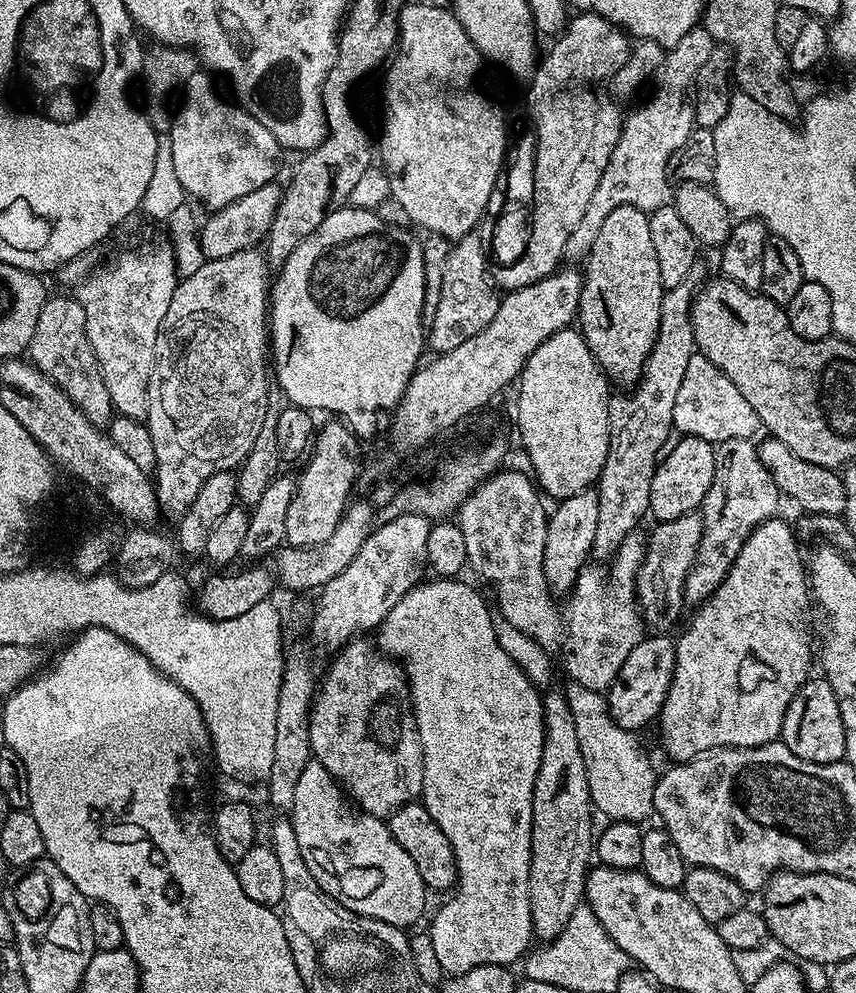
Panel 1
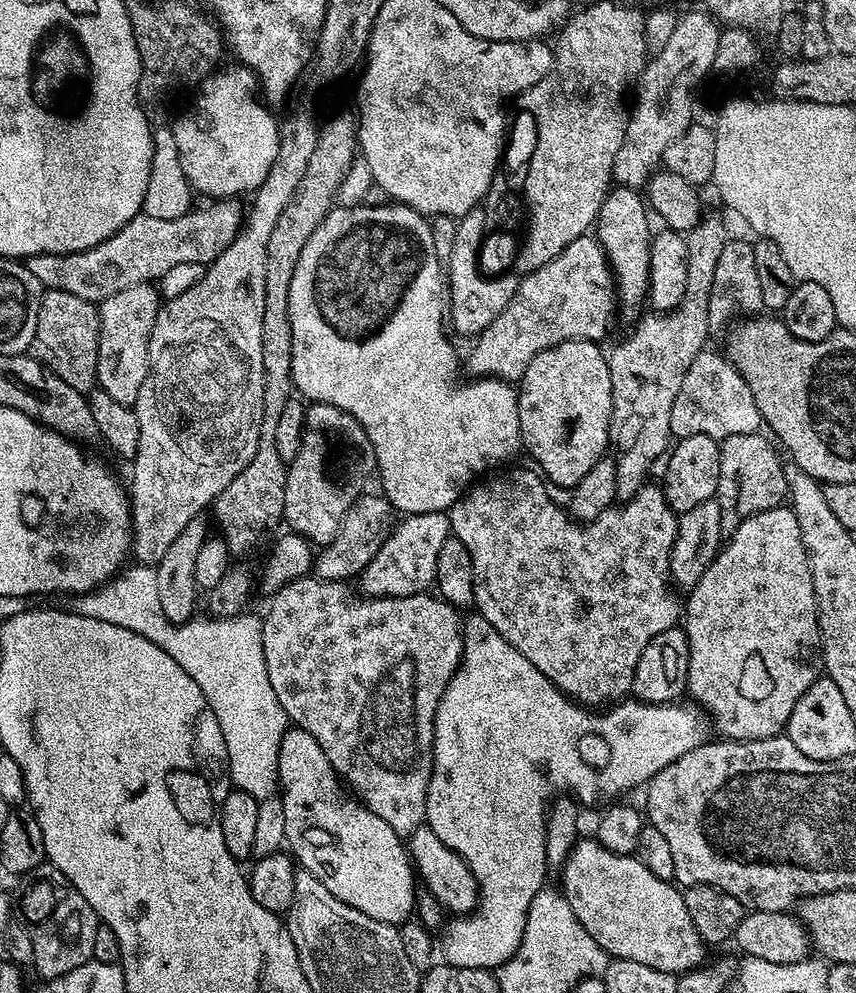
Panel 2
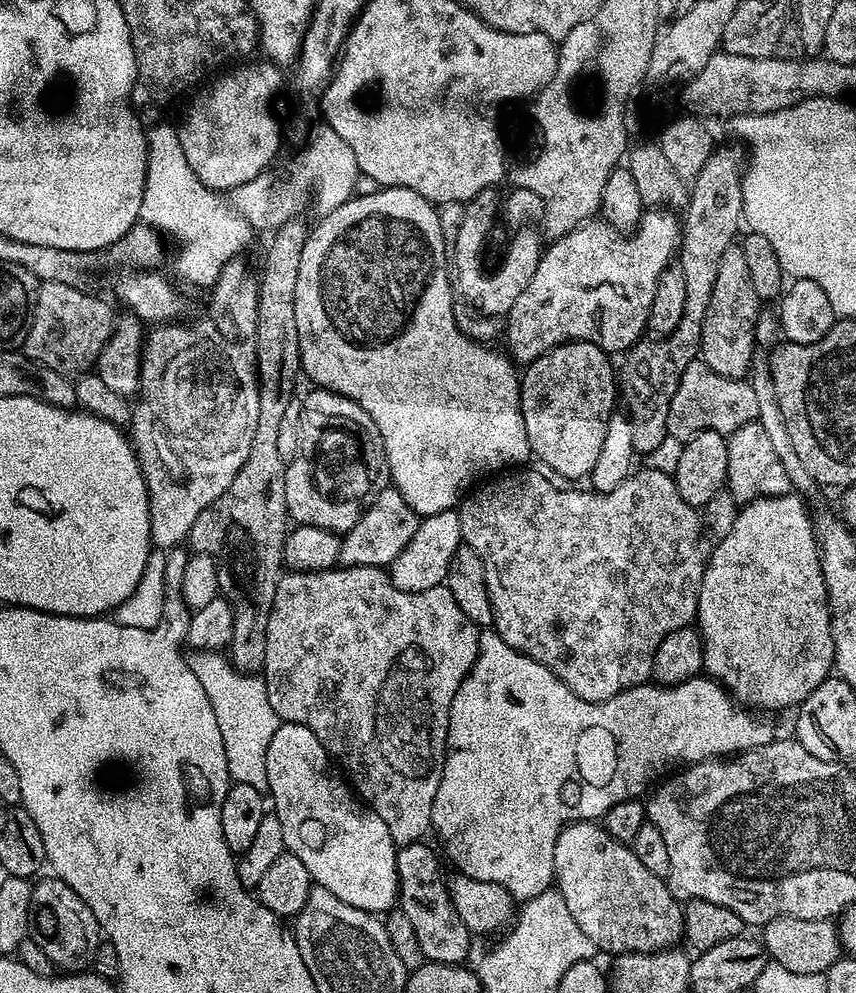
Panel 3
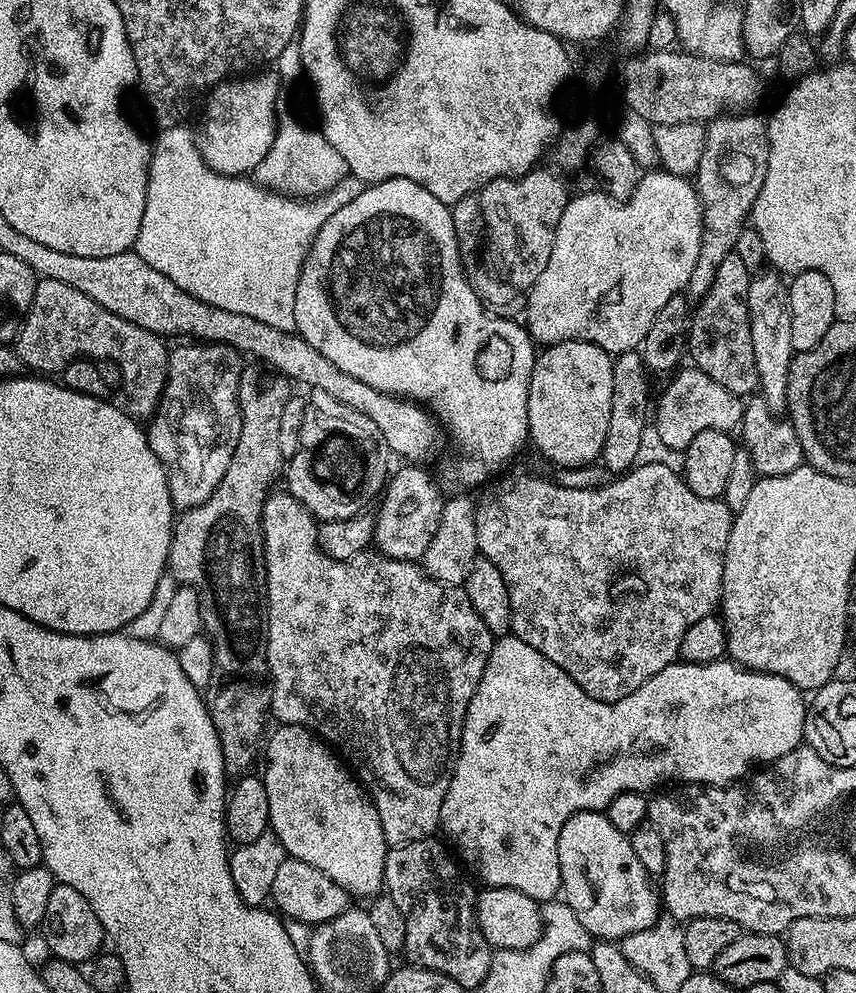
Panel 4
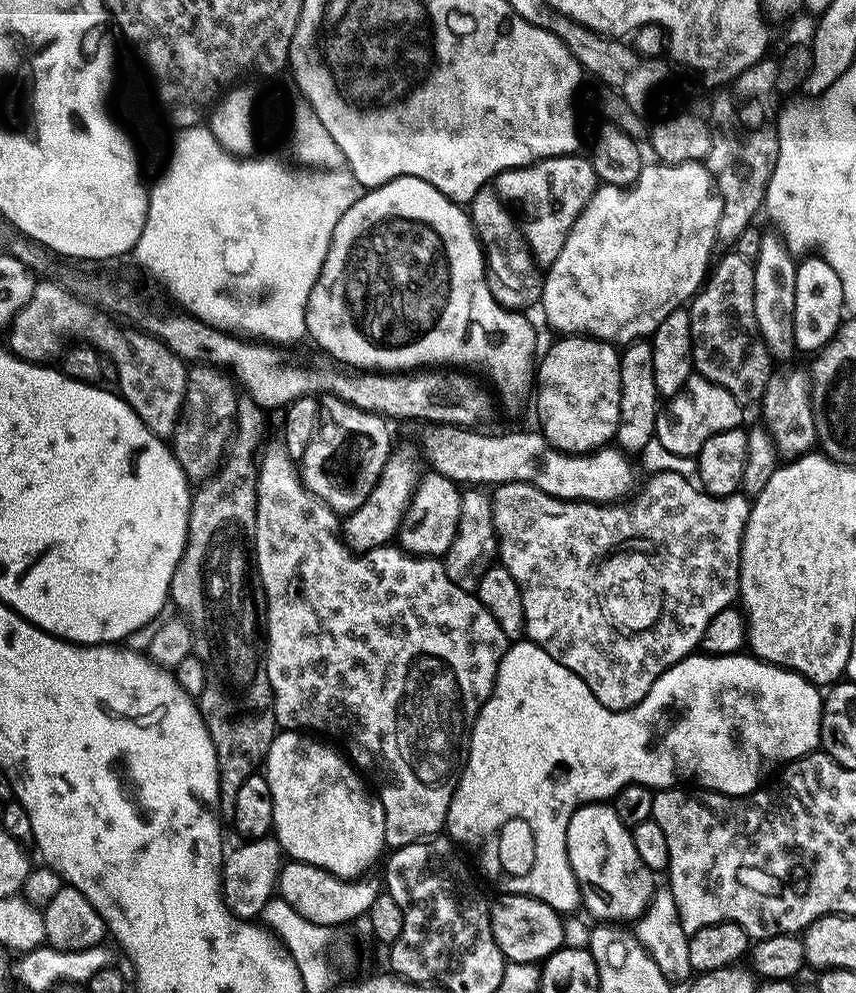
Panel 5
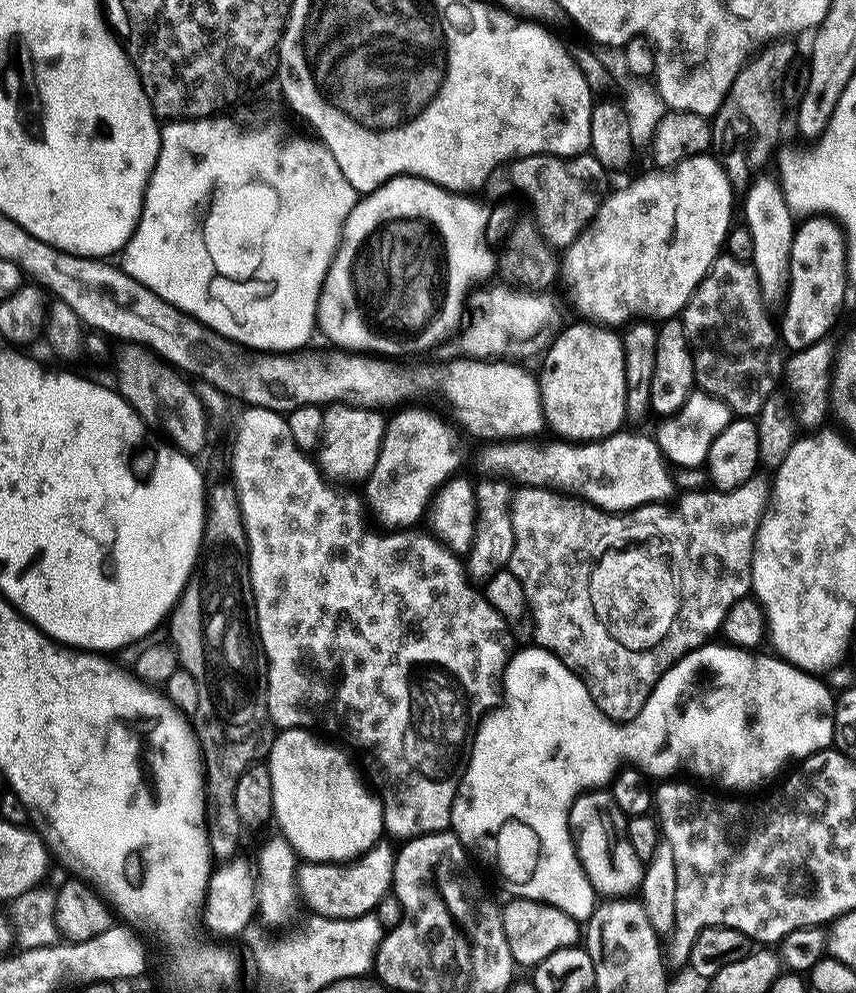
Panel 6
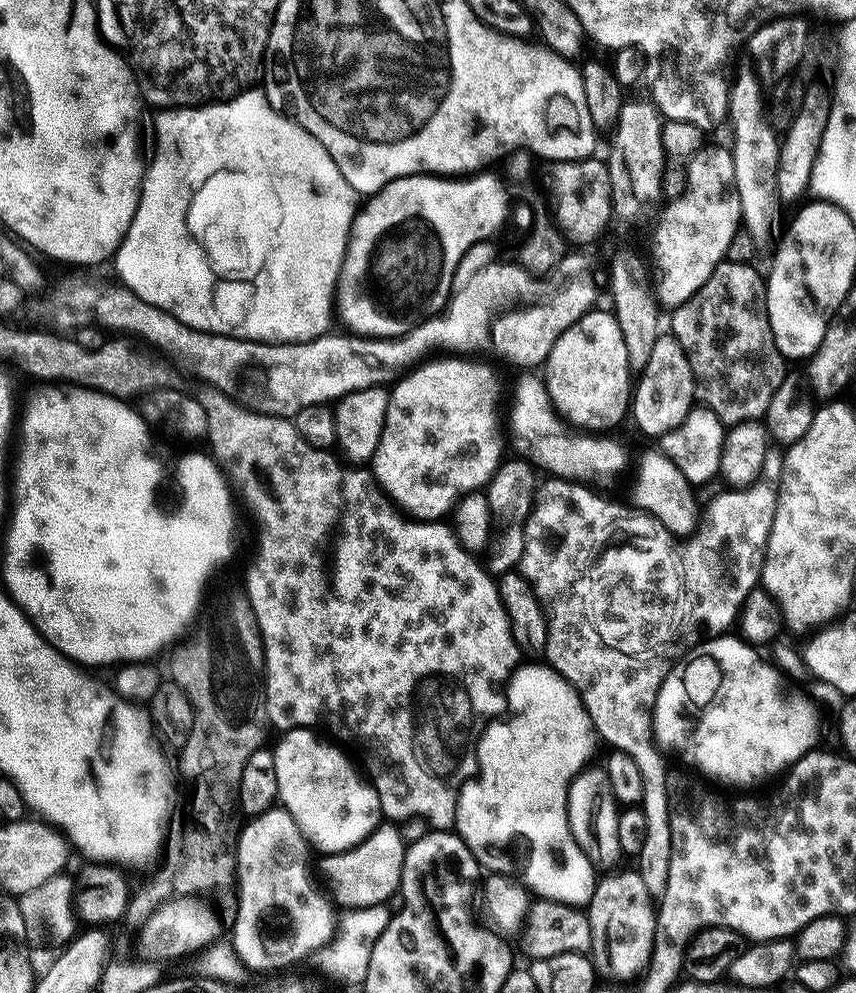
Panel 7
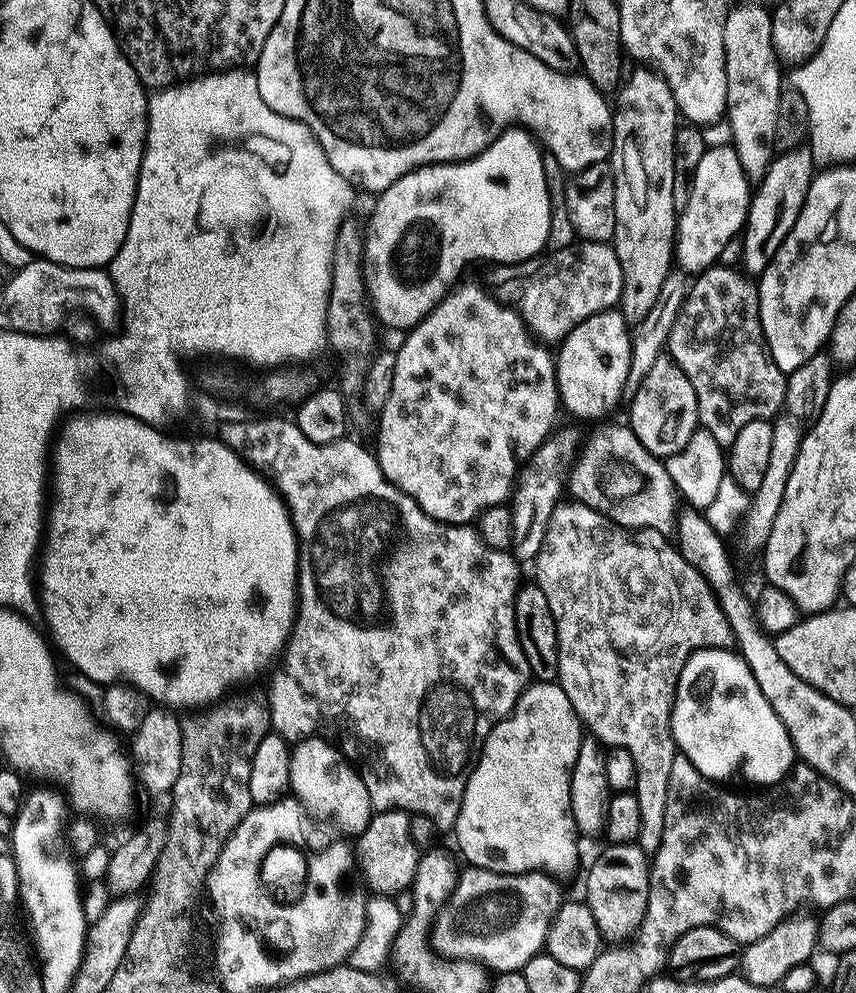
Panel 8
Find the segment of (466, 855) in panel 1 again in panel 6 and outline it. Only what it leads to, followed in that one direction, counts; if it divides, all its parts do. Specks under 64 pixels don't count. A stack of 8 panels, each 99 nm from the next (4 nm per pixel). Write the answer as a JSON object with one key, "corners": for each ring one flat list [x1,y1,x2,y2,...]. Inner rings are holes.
{"corners":[[716,642,701,644,699,648,694,649,693,652,687,652,676,664,666,669,661,674,660,681,654,686,654,690,646,698,642,710,626,723,613,724,614,726,607,721,609,719,603,713,597,711,596,703,592,701,592,696,588,693,588,687,584,681,575,672,570,671,553,652,548,652,539,646,531,646,532,648,524,648,521,652,511,653,504,671,502,706,493,708,476,726,476,734,472,738,472,752,468,756,464,776,460,780,454,798,450,825,455,839,459,840,473,857,476,859,477,856,486,867,493,868,504,879,504,888,509,892,507,894,509,897,521,900,541,900,543,904,553,904,558,910,570,914,570,918,574,918,577,922,589,920,598,903,598,893,594,890,594,886,590,886,590,878,586,878,580,865,576,845,572,842,572,831,568,829,568,811,572,809,572,804,582,792,596,790,607,785,615,775,620,762,627,762,639,768,649,777,660,776,656,778,675,777,672,775,681,768,682,771,693,772,694,775,701,776,704,780,713,780,720,788,733,788,736,792,744,792,747,788,758,787,763,780,768,780,771,776,778,775,779,777,793,762,805,760,810,754,821,752,823,748,833,747,834,696,823,679,802,672,799,668,772,654,756,657,757,653,752,650,733,648,724,642,712,643]]}

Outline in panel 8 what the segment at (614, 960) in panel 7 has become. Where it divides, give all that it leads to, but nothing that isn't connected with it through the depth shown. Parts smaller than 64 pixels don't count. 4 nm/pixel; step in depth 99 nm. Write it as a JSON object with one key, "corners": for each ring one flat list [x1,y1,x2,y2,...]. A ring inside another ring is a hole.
{"corners":[[639,843,612,844,596,860,596,865,588,872,584,880,584,896,590,914,594,914,594,922,598,922,601,937,608,942,624,942,639,928,646,912,648,901,648,874,650,871,650,856,644,852]]}

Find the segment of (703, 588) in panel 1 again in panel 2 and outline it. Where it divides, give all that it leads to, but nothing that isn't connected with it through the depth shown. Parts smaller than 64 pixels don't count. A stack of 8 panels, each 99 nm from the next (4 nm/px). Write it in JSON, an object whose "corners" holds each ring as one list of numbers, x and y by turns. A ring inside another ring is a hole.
{"corners":[[760,432,738,434,726,438,720,444,720,477,714,498,722,506,722,526,725,533,735,532,743,520,756,512,781,507,788,496,785,461,780,460,776,453,777,445,765,436]]}

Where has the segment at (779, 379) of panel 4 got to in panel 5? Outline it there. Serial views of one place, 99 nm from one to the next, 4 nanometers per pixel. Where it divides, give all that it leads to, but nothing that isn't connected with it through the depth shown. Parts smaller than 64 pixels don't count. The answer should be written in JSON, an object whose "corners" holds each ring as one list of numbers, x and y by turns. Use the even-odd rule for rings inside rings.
{"corners":[[761,235,758,254,754,261,754,318,759,339,768,347,769,357,776,362,788,362,797,351,794,342,794,282,796,265,779,235]]}

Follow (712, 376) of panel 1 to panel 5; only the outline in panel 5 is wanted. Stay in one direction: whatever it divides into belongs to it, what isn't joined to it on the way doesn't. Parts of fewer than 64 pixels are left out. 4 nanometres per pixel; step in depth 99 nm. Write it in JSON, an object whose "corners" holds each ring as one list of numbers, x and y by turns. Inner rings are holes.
{"corners":[[693,374,684,384,684,389,677,396,671,397,661,407,656,416,655,443,661,444,672,456,689,456,695,458,700,455,702,446,714,434,722,434,722,430,741,427,745,409,740,401,717,384,712,384,704,376]]}

